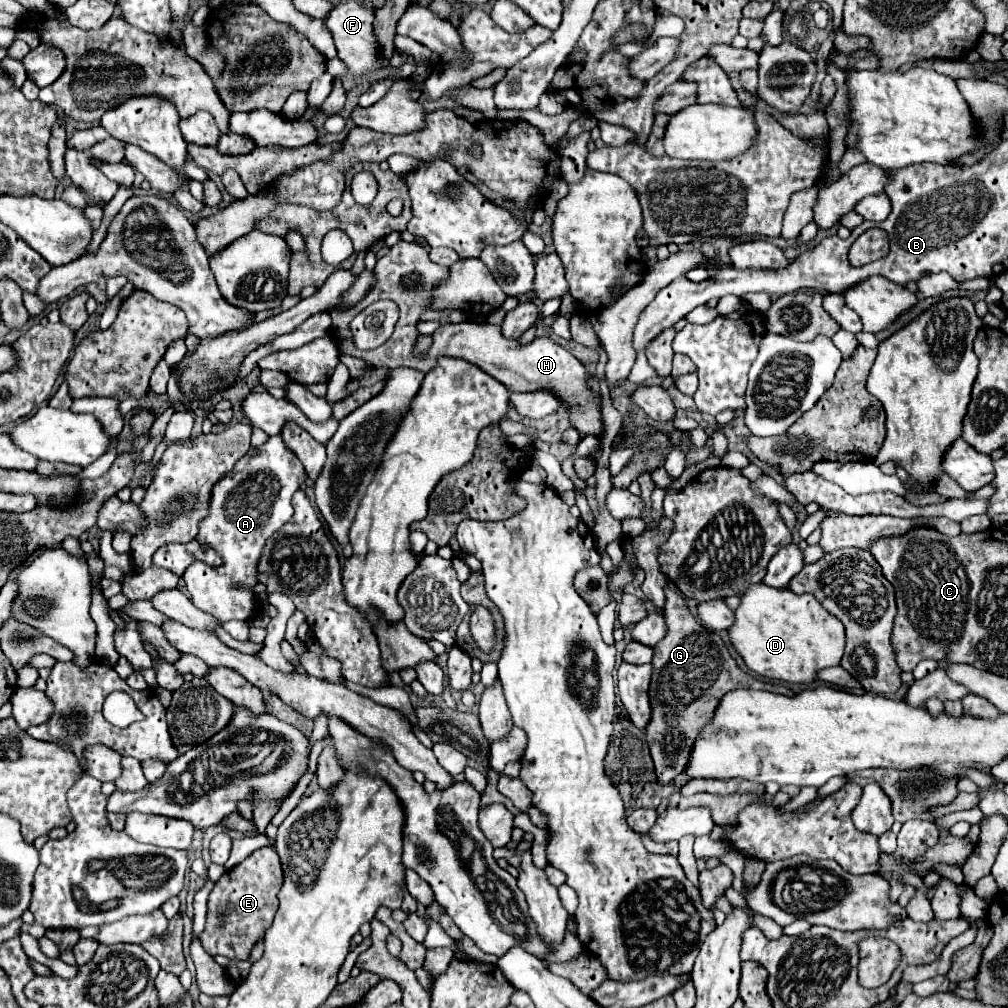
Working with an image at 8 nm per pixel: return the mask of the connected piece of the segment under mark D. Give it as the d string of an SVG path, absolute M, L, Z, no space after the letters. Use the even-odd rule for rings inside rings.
M756 583L754 587L748 587L746 595L742 597L740 607L736 609L736 623L730 627L730 639L736 647L736 651L742 655L748 669L754 673L778 679L786 683L814 683L818 679L818 671L824 667L840 665L840 659L844 655L846 647L846 635L844 625L830 615L810 593L796 595L790 589L774 589L764 583Z

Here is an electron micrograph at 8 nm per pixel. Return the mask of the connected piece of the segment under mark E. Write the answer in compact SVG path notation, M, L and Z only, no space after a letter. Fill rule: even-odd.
M272 847L256 849L240 865L236 865L230 871L226 871L220 877L220 881L214 885L214 889L210 893L210 899L208 899L208 921L206 921L206 929L198 937L200 943L202 943L202 947L210 955L224 955L228 959L248 959L250 949L254 947L254 943L264 937L266 929L274 921L274 915L278 911L278 891L280 889L282 889L282 867L280 867L278 853ZM222 911L226 911L226 923L224 925L220 925L220 913Z

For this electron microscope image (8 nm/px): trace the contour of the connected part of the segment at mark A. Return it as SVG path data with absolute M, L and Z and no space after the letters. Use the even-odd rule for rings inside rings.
M276 435L270 437L258 451L252 449L248 455L244 455L234 465L234 471L230 471L230 475L226 475L226 479L214 487L214 495L210 499L210 515L202 521L198 541L216 549L224 557L224 565L215 568L194 563L182 575L186 589L200 611L214 615L222 623L230 619L248 621L250 617L258 615L252 591L252 587L258 583L258 555L262 553L268 537L290 521L294 513L290 499L304 481L306 471L302 463L292 451L286 449L282 437ZM236 583L242 587L236 589Z

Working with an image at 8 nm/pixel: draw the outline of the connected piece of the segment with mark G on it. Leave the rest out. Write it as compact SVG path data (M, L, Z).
M664 587L666 591L666 635L654 647L652 659L652 683L650 683L650 703L652 703L652 721L646 727L646 741L650 747L650 755L654 759L654 771L658 783L666 785L676 775L684 773L690 761L690 753L694 749L694 741L700 735L706 721L714 717L714 711L720 699L734 689L762 689L770 693L780 693L786 697L794 697L794 691L782 683L766 683L758 681L746 671L738 667L728 647L714 631L702 627L692 613L688 611L684 597Z

